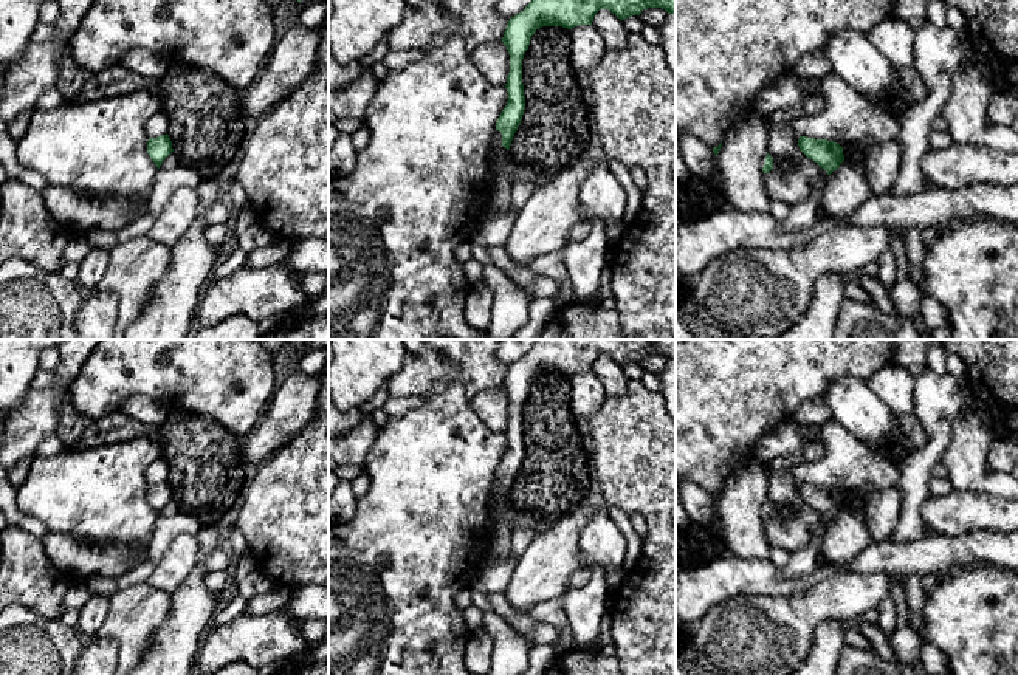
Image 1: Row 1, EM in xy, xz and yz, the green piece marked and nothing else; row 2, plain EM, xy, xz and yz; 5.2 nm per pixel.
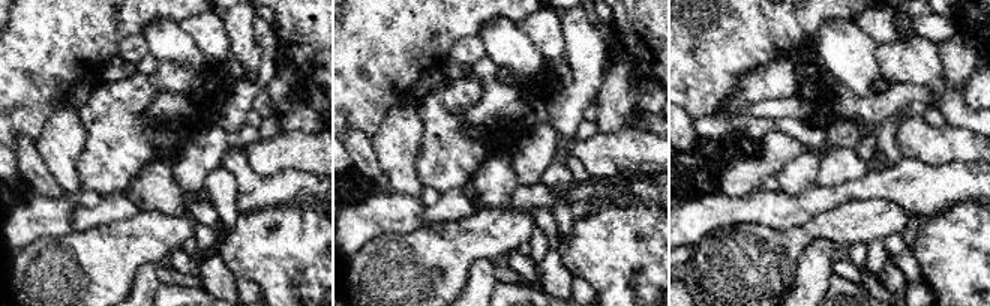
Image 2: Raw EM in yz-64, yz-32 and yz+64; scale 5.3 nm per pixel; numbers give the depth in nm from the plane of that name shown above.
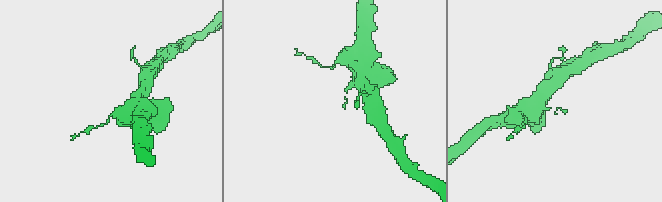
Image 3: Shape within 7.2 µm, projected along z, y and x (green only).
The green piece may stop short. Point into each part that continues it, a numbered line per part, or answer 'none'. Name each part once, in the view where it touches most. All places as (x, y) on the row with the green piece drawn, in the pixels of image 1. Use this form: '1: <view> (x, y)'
none

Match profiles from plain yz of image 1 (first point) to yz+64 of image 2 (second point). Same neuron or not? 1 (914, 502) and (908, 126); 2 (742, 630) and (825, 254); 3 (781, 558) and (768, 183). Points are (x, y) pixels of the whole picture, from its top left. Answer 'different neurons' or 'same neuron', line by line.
1: different neurons
2: different neurons
3: same neuron

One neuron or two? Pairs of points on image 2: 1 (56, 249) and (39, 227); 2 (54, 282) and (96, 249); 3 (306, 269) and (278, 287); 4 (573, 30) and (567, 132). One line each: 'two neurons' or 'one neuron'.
1: two neurons
2: one neuron
3: one neuron
4: one neuron

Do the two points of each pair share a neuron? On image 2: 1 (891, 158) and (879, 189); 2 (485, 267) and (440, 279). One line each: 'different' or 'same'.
1: different
2: different

